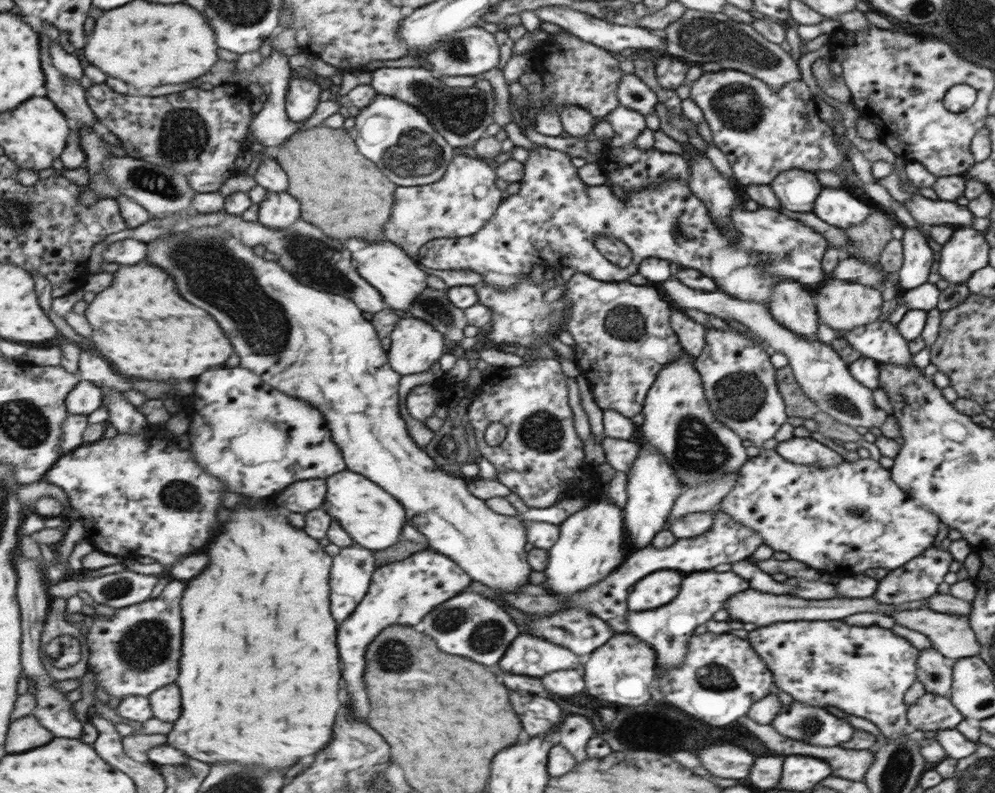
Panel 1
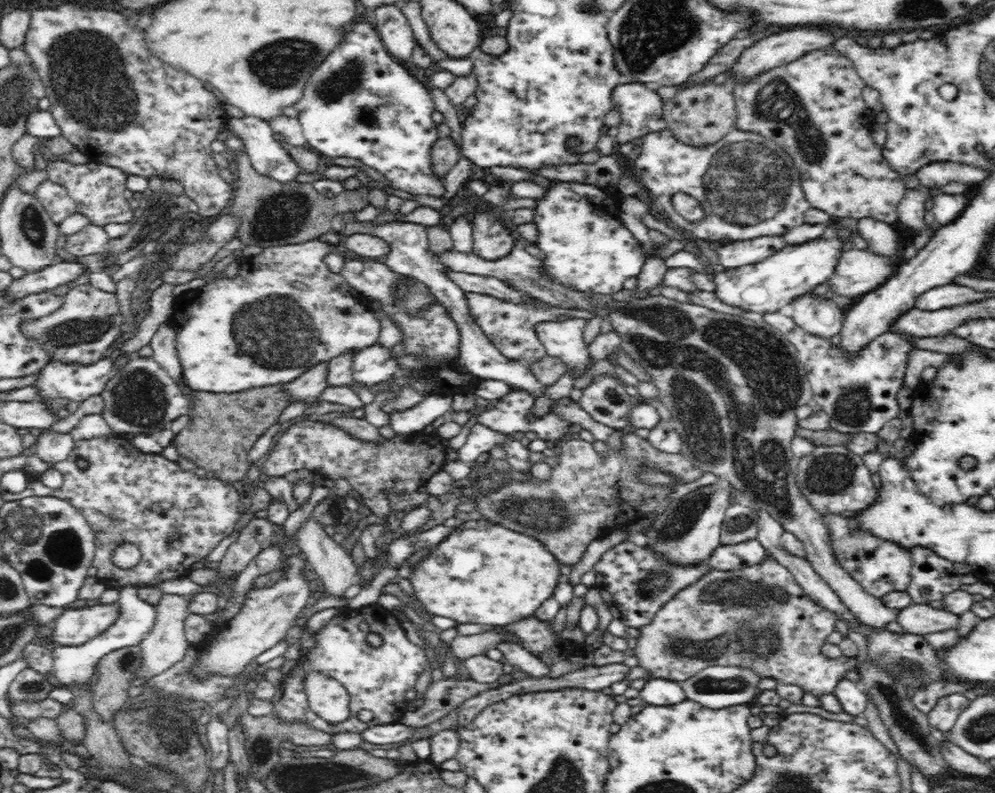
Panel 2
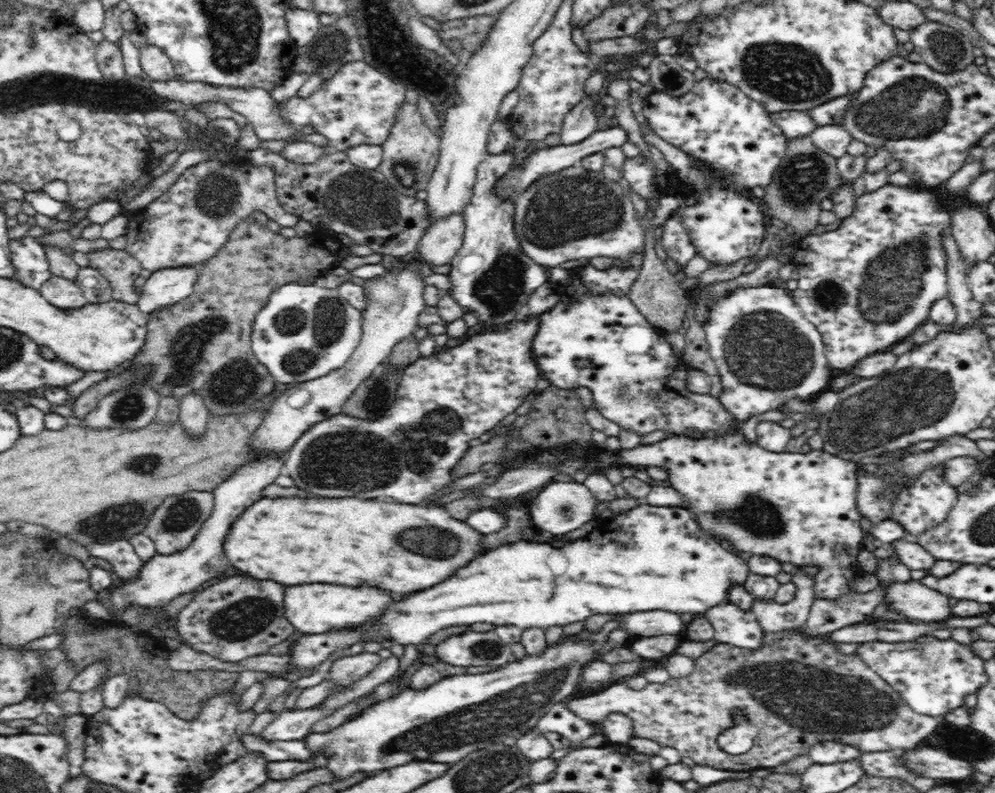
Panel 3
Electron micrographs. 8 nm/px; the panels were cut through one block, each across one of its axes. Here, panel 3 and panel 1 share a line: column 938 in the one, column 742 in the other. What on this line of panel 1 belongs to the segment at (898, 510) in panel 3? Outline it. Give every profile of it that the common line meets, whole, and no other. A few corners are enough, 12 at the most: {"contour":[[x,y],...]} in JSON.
{"contour":[[763,448],[717,510],[818,570],[900,568],[941,520],[871,457]]}

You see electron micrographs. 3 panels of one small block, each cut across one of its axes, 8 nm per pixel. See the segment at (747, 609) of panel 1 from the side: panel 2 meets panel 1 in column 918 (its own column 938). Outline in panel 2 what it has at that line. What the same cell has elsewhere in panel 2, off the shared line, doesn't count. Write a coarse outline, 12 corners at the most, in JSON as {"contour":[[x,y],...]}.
{"contour":[[926,604],[900,609],[897,622],[910,634],[959,628],[956,614]]}

